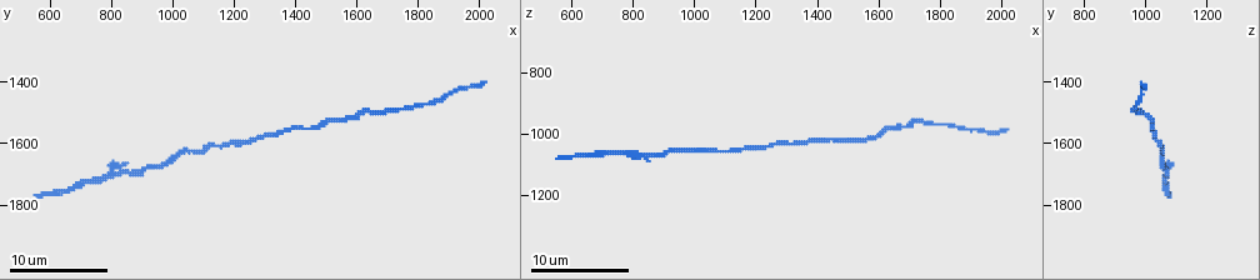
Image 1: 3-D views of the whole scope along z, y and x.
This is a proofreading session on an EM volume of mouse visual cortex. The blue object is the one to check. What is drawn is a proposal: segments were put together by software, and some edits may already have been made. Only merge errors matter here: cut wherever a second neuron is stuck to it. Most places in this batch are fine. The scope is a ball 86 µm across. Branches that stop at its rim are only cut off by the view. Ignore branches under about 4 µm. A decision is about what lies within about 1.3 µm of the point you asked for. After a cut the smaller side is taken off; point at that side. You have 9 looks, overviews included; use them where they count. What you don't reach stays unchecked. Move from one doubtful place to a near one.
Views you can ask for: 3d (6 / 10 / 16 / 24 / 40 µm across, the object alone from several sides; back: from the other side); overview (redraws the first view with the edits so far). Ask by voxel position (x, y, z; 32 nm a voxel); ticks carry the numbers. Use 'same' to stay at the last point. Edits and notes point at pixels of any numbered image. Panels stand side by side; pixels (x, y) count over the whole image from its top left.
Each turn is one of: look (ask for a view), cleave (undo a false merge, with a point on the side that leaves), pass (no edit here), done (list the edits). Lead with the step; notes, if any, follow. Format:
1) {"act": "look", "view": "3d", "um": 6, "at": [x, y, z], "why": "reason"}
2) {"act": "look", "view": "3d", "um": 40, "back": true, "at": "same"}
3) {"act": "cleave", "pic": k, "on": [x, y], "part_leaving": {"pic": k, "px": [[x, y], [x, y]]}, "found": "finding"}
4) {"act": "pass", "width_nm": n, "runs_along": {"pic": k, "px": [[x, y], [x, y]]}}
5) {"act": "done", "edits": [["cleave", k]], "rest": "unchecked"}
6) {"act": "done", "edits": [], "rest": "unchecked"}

{"act": "look", "view": "3d", "um": 16, "at": [1670, 1500, 980], "why": "a narrow waist"}

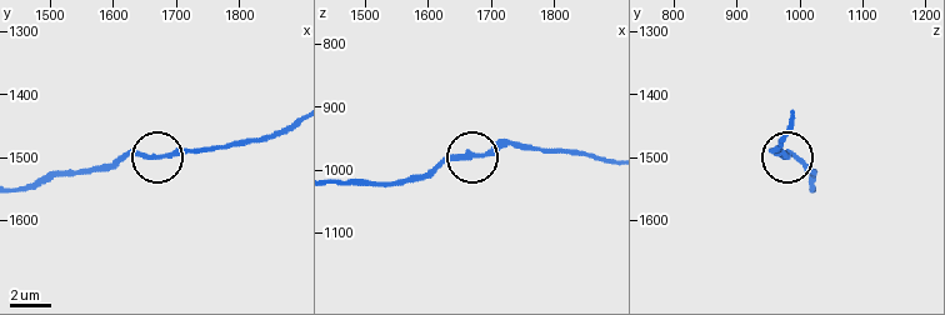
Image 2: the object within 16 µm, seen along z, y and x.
{"act": "look", "view": "3d", "um": 6, "at": [1675, 1495, 975]}

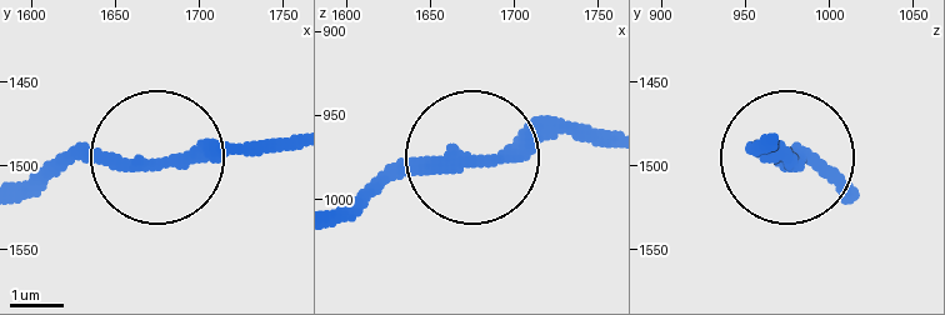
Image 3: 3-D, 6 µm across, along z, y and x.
{"act": "pass", "runs_along": {"pic": 3, "px": [[343, 211], [410, 175], [594, 135]]}, "found": "continuous, no second neuron"}

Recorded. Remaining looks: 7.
{"act": "look", "view": "3d", "um": 16, "at": [1440, 1540, 1020], "why": "thin neck"}

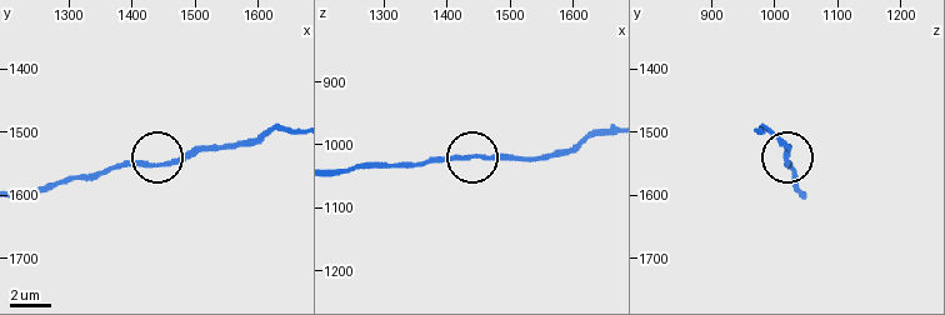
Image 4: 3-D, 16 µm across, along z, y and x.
{"act": "look", "view": "3d", "um": 16, "back": true, "at": [1445, 1555, 1015]}

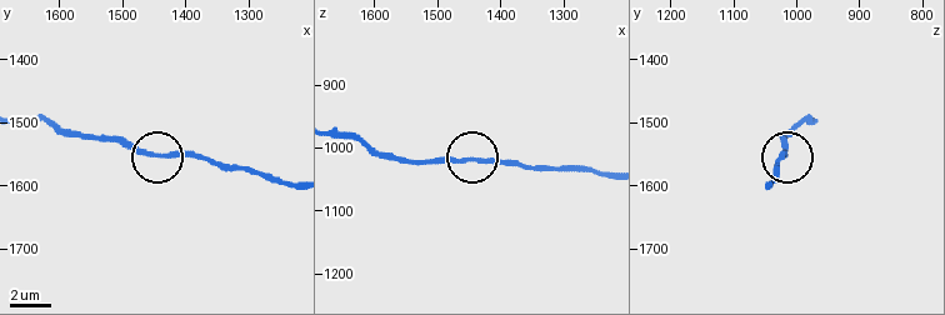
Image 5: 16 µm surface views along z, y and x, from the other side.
{"act": "pass", "runs_along": {"pic": 5, "px": [[250, 170], [93, 140]]}, "found": "all the same neuron"}

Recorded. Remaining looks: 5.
{"act": "look", "view": "3d", "um": 16, "at": [1290, 1580, 1030]}

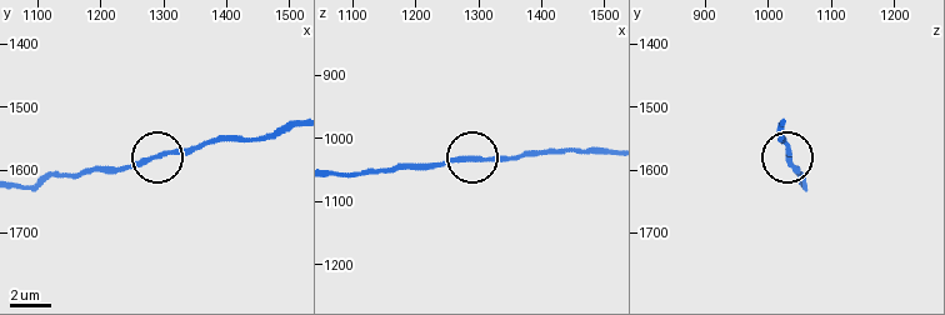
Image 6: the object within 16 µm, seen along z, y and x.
{"act": "look", "view": "3d", "um": 6, "at": [1290, 1580, 1035]}

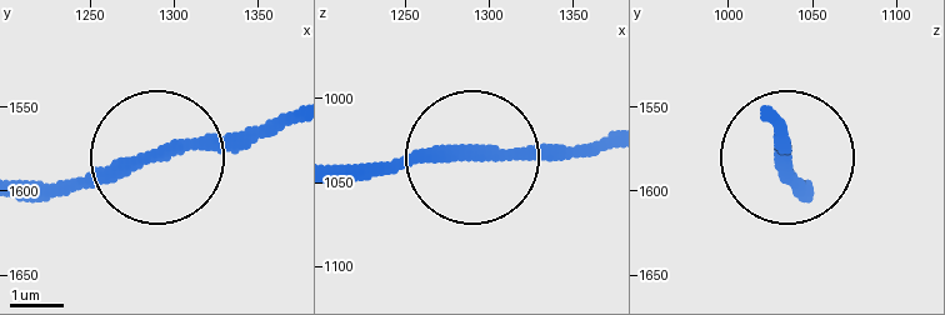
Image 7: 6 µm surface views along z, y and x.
{"act": "pass", "runs_along": {"pic": 7, "px": [[159, 150], [231, 150], [280, 128]]}, "found": "one neuron here"}

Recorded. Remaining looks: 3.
{"act": "look", "view": "3d", "um": 10, "at": [1050, 1630, 1060], "why": "thick turns thin"}

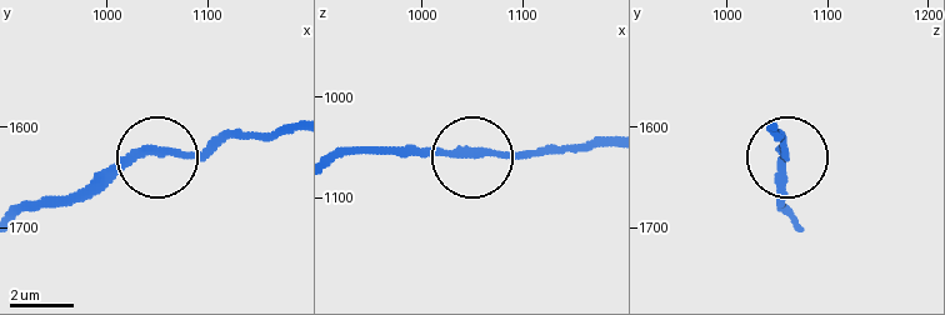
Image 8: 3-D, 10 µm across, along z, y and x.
{"act": "pass", "width_nm": 250, "runs_along": {"pic": 8, "px": [[605, 139], [524, 155], [390, 155]]}, "found": "all the same neuron"}

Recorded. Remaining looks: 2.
{"act": "done", "edits": [], "rest": "unchecked"}

